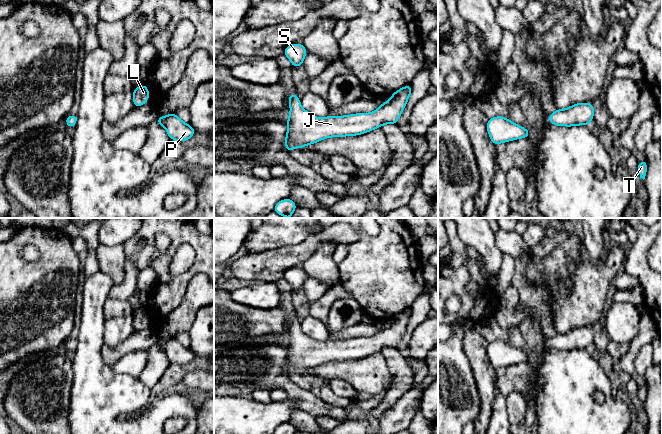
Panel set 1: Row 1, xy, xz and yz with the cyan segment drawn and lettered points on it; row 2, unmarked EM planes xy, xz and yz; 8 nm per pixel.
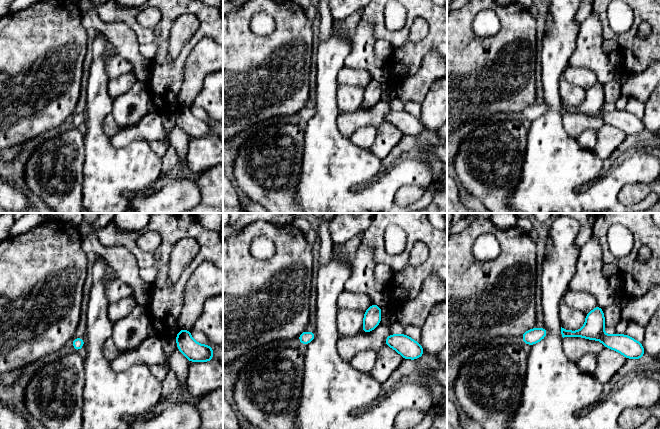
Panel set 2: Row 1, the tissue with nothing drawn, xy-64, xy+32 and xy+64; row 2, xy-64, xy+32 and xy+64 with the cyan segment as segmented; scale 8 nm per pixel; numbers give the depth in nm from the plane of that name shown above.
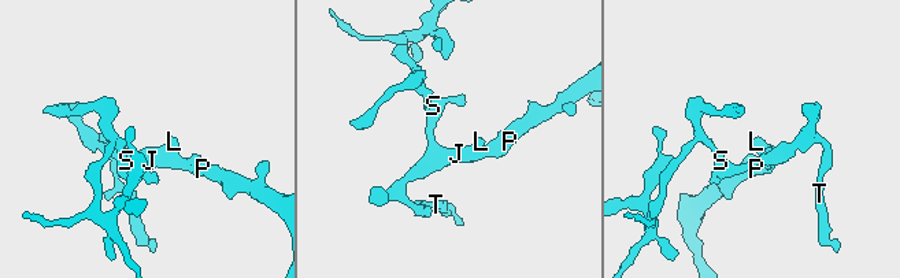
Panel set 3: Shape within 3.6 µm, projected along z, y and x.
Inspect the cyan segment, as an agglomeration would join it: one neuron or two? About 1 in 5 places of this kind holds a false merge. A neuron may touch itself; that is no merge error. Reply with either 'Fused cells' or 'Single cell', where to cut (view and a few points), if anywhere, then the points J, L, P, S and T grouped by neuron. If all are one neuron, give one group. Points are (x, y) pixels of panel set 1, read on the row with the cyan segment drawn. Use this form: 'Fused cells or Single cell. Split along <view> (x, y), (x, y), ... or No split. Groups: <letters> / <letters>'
Single cell. No split. Groups: J L P S T

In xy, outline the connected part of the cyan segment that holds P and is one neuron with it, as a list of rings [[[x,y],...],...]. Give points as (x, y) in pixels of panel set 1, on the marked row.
[[[173,112],[167,116],[160,116],[155,123],[162,125],[166,129],[170,140],[183,142],[189,140],[196,134],[196,131],[192,126],[184,123]]]

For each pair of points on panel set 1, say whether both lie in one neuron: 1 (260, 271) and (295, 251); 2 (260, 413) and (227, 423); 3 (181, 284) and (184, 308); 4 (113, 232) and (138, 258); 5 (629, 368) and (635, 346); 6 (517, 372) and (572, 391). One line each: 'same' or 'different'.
1: same
2: same
3: different
4: different
5: same
6: different

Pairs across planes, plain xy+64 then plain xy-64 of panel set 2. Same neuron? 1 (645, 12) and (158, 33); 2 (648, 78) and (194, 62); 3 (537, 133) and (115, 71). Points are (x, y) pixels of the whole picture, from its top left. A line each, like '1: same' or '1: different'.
1: same
2: same
3: different

